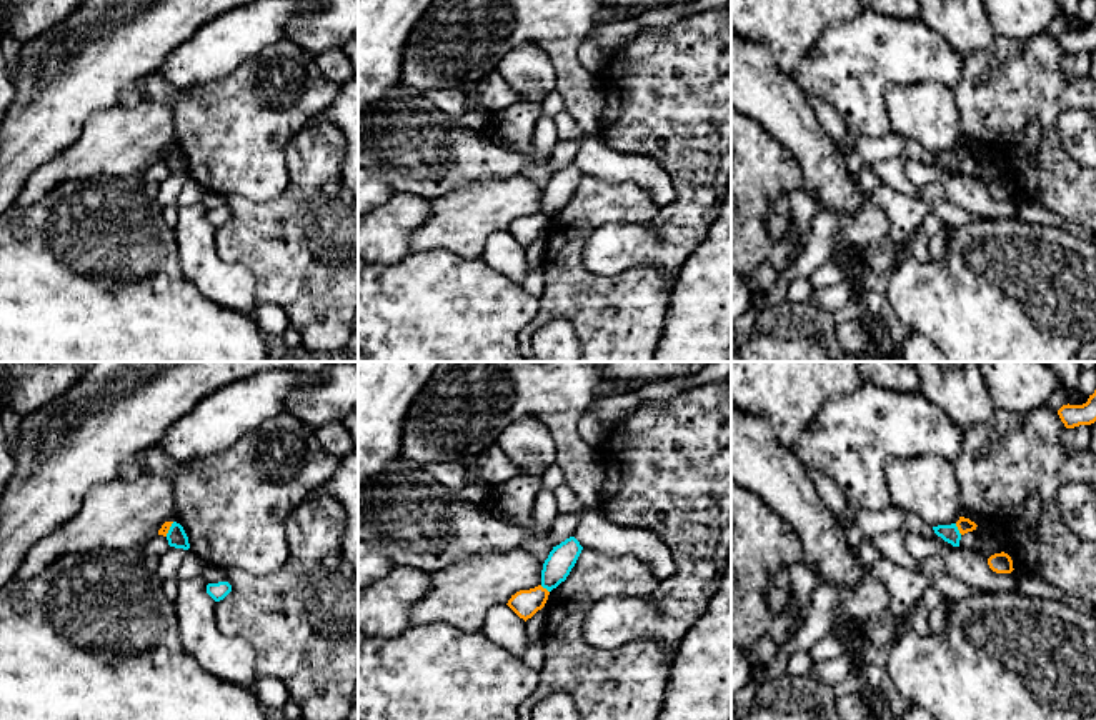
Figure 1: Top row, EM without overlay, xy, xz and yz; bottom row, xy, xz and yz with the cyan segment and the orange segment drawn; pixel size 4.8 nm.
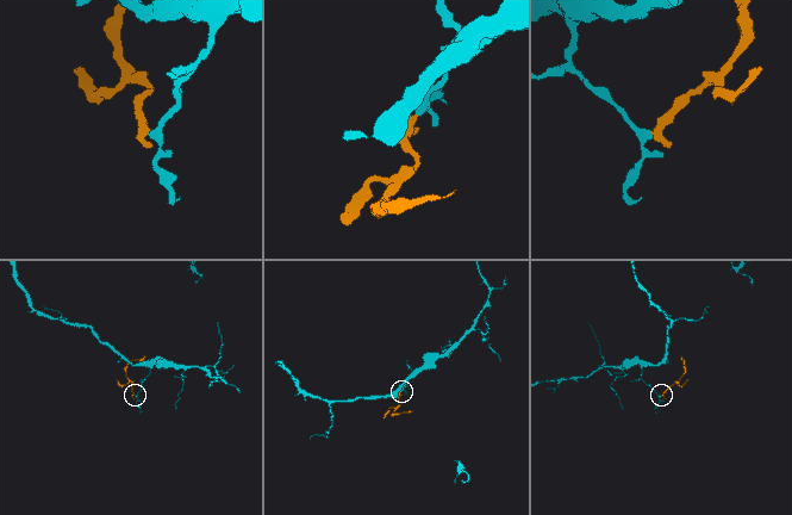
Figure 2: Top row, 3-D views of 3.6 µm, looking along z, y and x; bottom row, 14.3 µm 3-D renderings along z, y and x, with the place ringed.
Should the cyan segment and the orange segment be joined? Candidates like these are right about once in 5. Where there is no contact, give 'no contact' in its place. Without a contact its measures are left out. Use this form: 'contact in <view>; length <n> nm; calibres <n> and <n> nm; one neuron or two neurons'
contact in yz; length 70 nm; calibres 90 and 70 nm; two neurons

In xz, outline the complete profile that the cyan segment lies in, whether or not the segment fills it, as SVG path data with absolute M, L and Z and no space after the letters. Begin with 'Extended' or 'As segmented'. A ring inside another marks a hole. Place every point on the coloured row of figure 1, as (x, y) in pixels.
As segmented. M575 537L566 538L553 547L541 570L541 587L551 592L566 580L575 567L583 547Z

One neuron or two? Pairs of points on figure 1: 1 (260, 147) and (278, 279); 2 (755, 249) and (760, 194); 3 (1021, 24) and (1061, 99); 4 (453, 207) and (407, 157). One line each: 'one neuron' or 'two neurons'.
1: two neurons
2: one neuron
3: two neurons
4: two neurons

